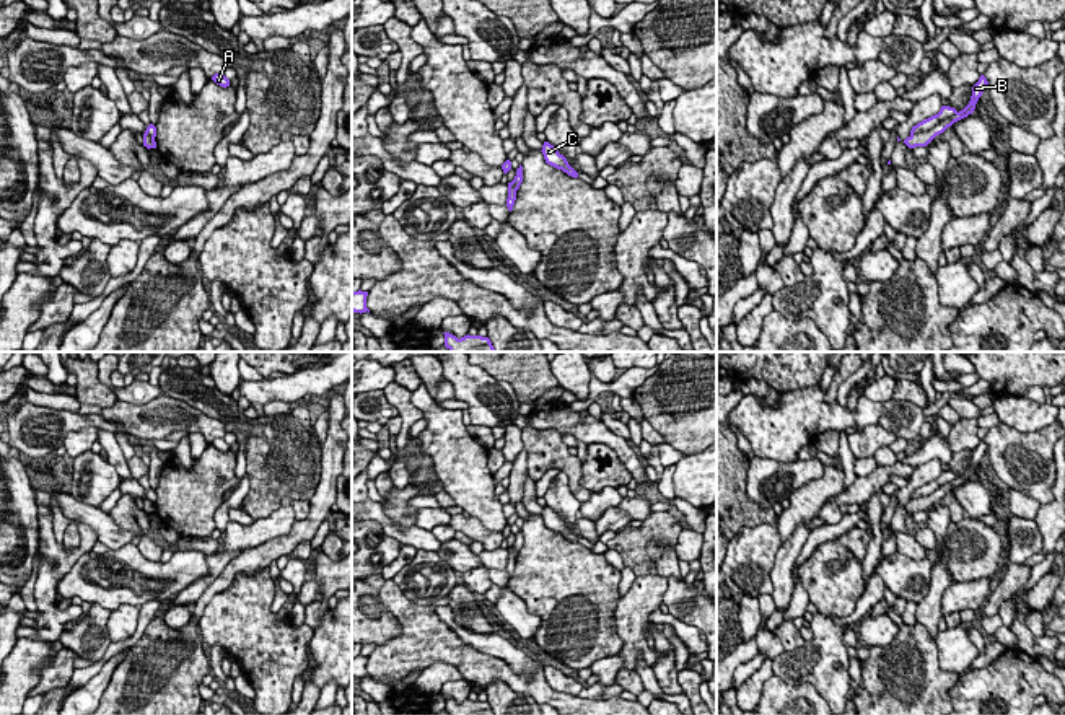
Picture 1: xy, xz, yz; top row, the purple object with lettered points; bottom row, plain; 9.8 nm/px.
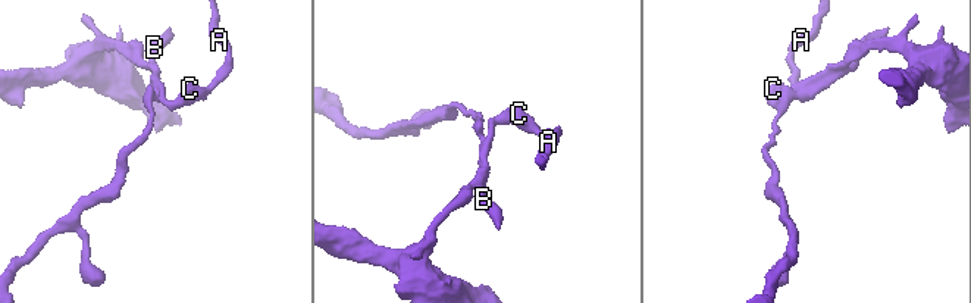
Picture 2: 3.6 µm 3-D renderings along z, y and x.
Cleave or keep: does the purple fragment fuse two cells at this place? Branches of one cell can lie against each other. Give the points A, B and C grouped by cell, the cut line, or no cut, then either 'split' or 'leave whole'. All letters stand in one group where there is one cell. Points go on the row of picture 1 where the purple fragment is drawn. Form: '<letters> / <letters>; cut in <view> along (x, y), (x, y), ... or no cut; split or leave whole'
A C / B; cut in yz along (956, 111), (927, 131), (911, 134); split

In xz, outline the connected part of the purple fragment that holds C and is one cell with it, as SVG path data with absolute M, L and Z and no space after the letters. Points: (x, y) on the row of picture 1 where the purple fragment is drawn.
M544 142L541 151L542 151L547 164L550 164L557 169L562 169L563 173L567 173L572 178L578 178L578 173L568 164L567 158L563 155L560 155L554 145L550 145L549 142Z

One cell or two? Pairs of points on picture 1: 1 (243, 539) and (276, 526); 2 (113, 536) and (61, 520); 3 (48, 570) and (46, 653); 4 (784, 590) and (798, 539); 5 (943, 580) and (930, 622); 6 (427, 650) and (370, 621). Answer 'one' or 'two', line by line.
1: one
2: two
3: one
4: one
5: one
6: two

